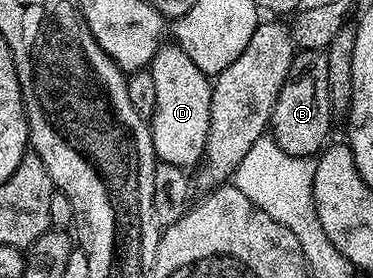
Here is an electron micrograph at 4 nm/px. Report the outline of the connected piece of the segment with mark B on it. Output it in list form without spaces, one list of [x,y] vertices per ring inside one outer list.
[[[300,50],[292,59],[291,73],[295,76],[289,77],[273,106],[270,137],[276,141],[278,148],[282,148],[282,152],[290,152],[290,156],[312,158],[319,155],[329,141],[328,133],[334,121],[325,51]]]

